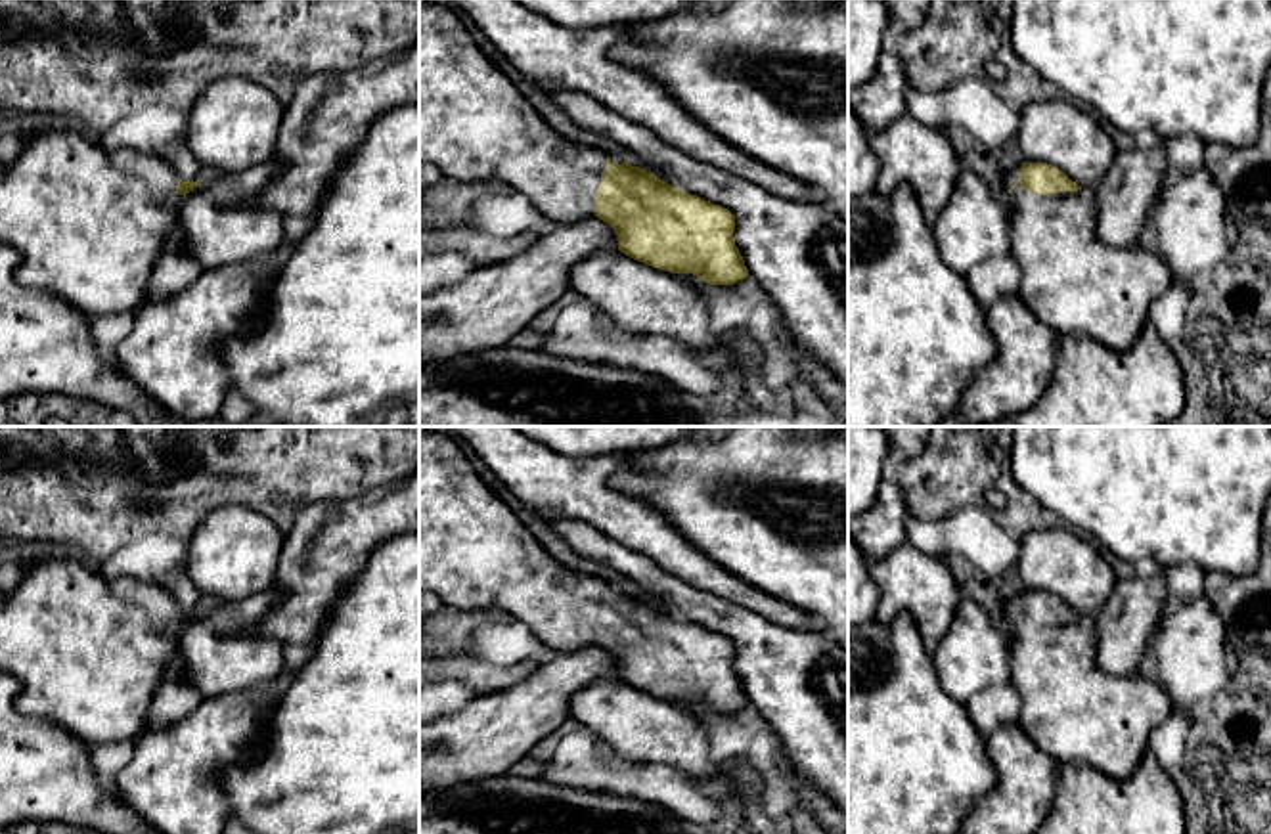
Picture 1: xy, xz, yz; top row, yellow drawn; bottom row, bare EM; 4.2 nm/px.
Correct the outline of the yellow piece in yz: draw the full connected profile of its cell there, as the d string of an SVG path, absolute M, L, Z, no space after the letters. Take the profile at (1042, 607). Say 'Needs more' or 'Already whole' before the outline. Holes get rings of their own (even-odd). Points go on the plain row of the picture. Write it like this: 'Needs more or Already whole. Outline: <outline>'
Needs more. Outline: M1024 589L1003 601L1011 622L1011 681L1020 694L1018 725L1036 748L1059 763L1089 765L1129 779L1148 752L1150 733L1179 710L1171 694L1141 673L1108 675L1097 666L1093 618L1080 616L1047 591Z

